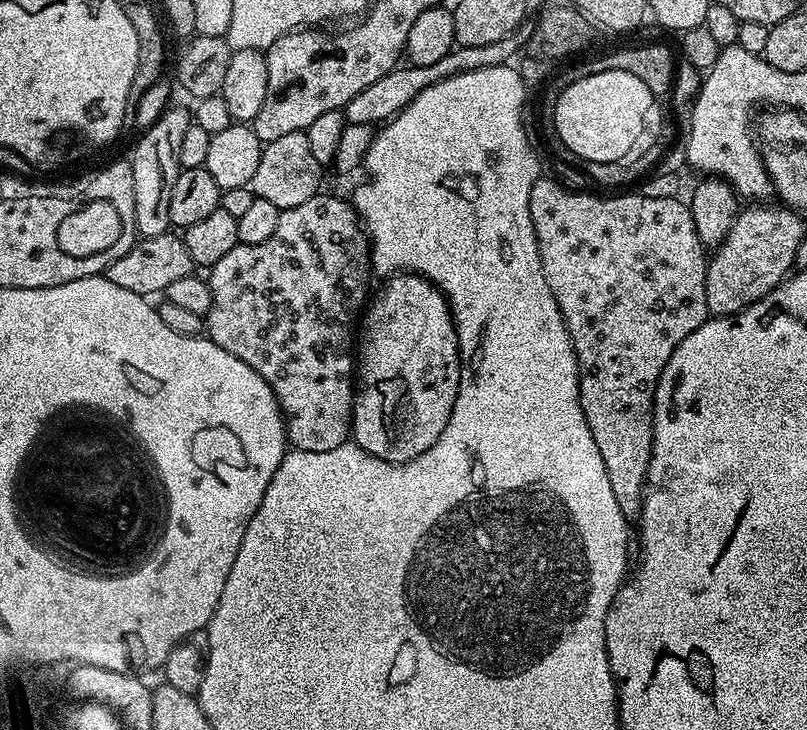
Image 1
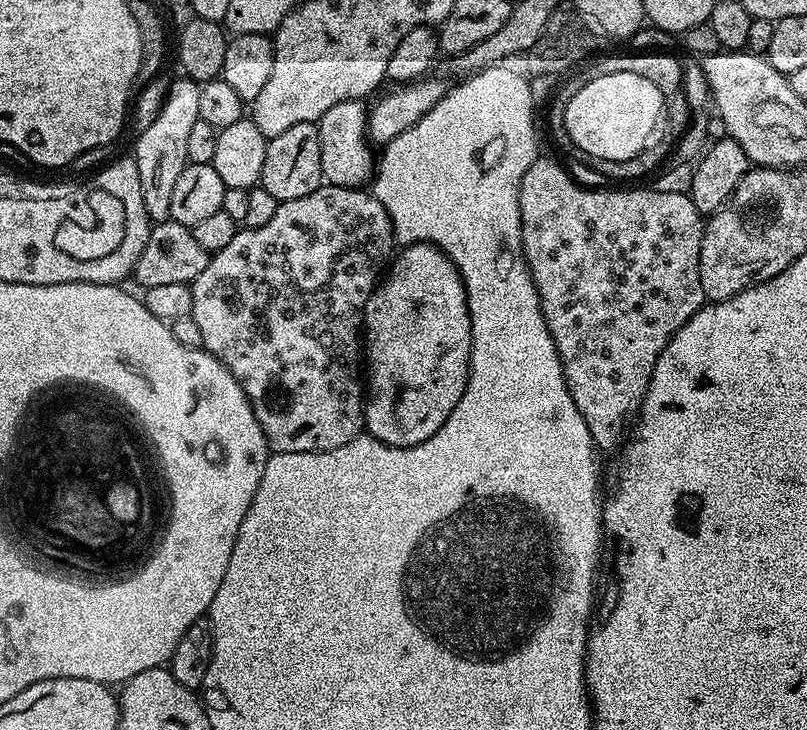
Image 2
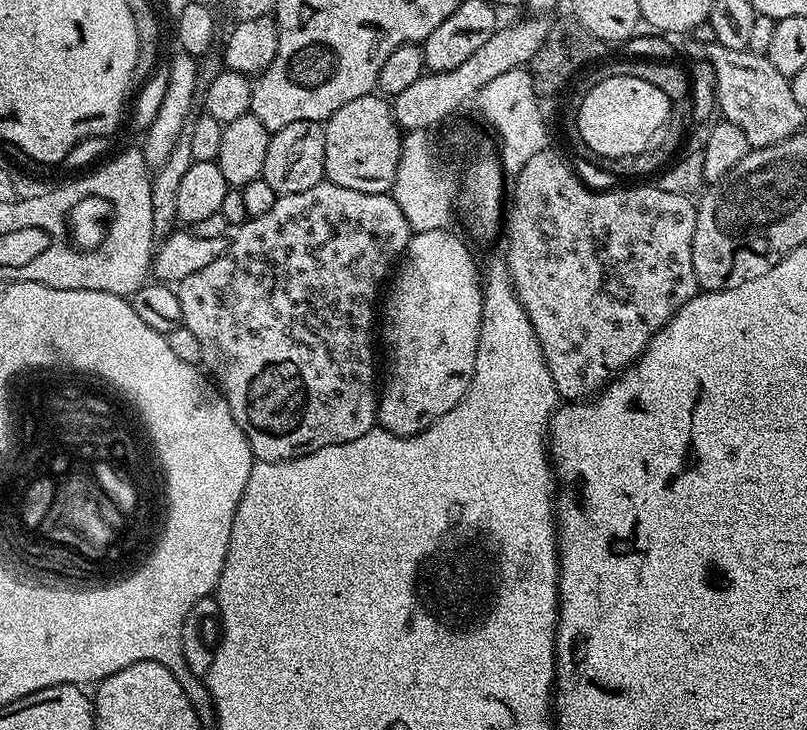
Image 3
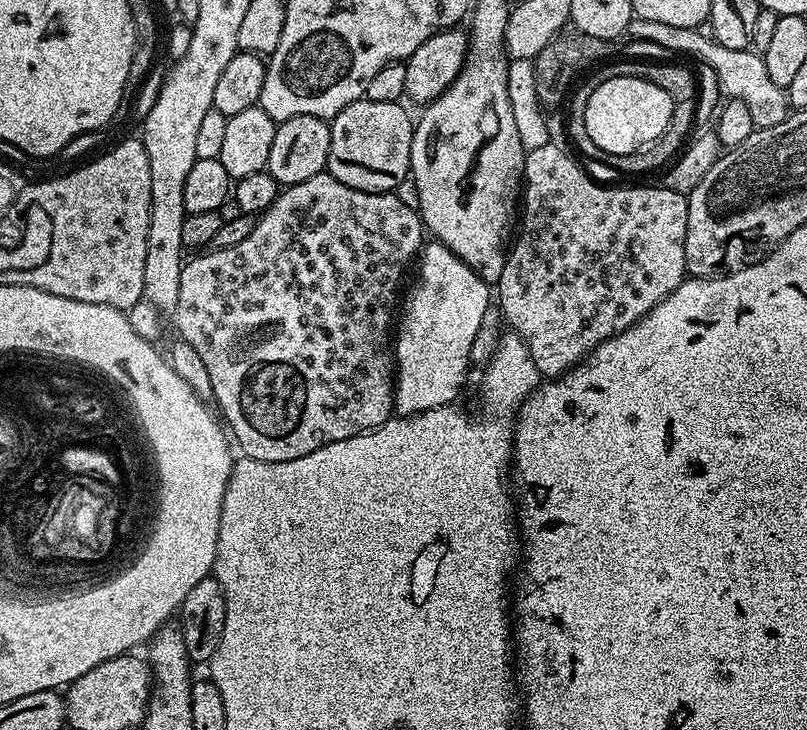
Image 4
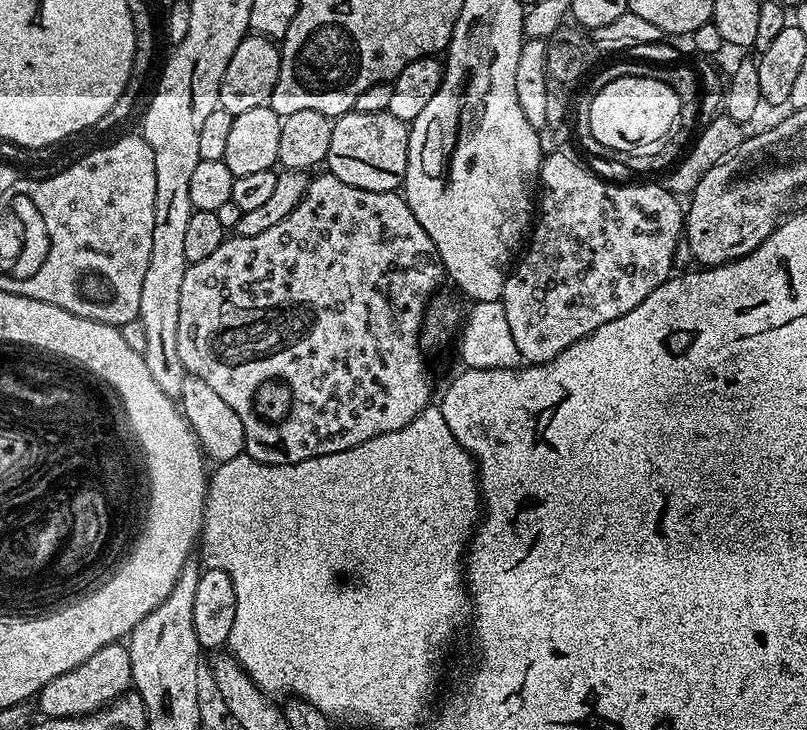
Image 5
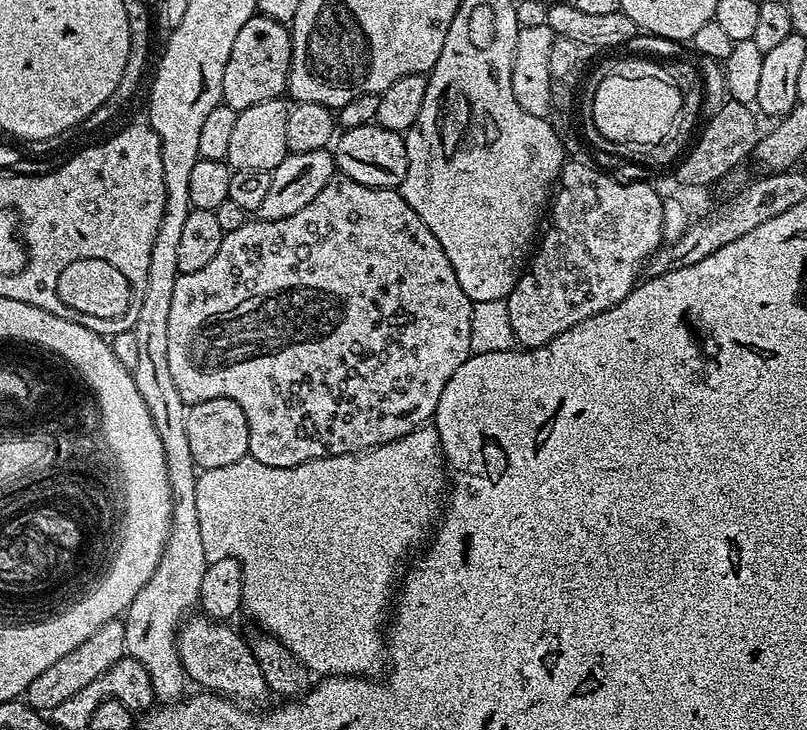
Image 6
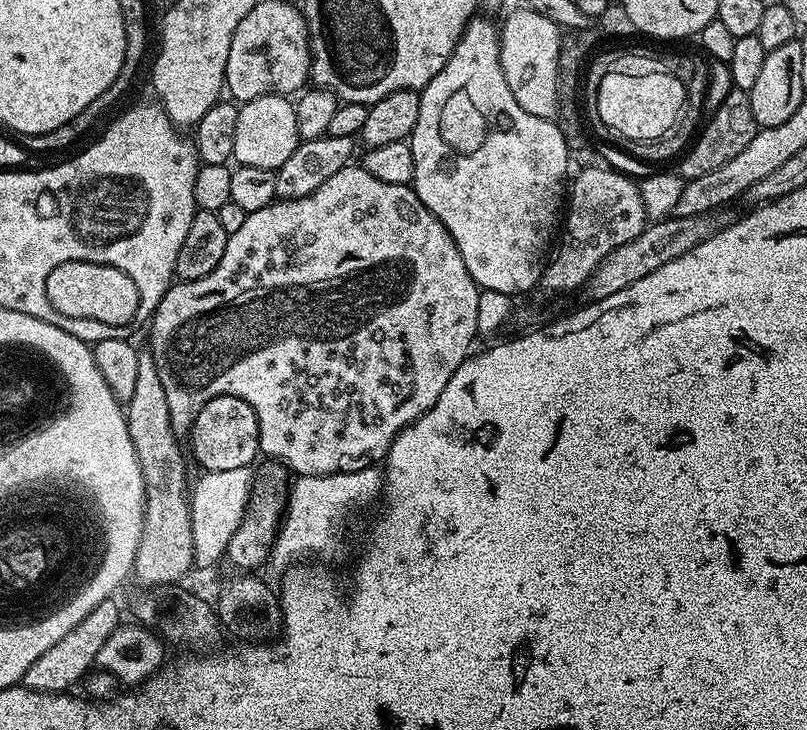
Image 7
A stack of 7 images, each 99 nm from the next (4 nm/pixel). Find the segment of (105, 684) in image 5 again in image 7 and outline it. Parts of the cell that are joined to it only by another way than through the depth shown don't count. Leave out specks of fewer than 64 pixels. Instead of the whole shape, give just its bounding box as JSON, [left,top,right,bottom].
[22,599,122,692]

